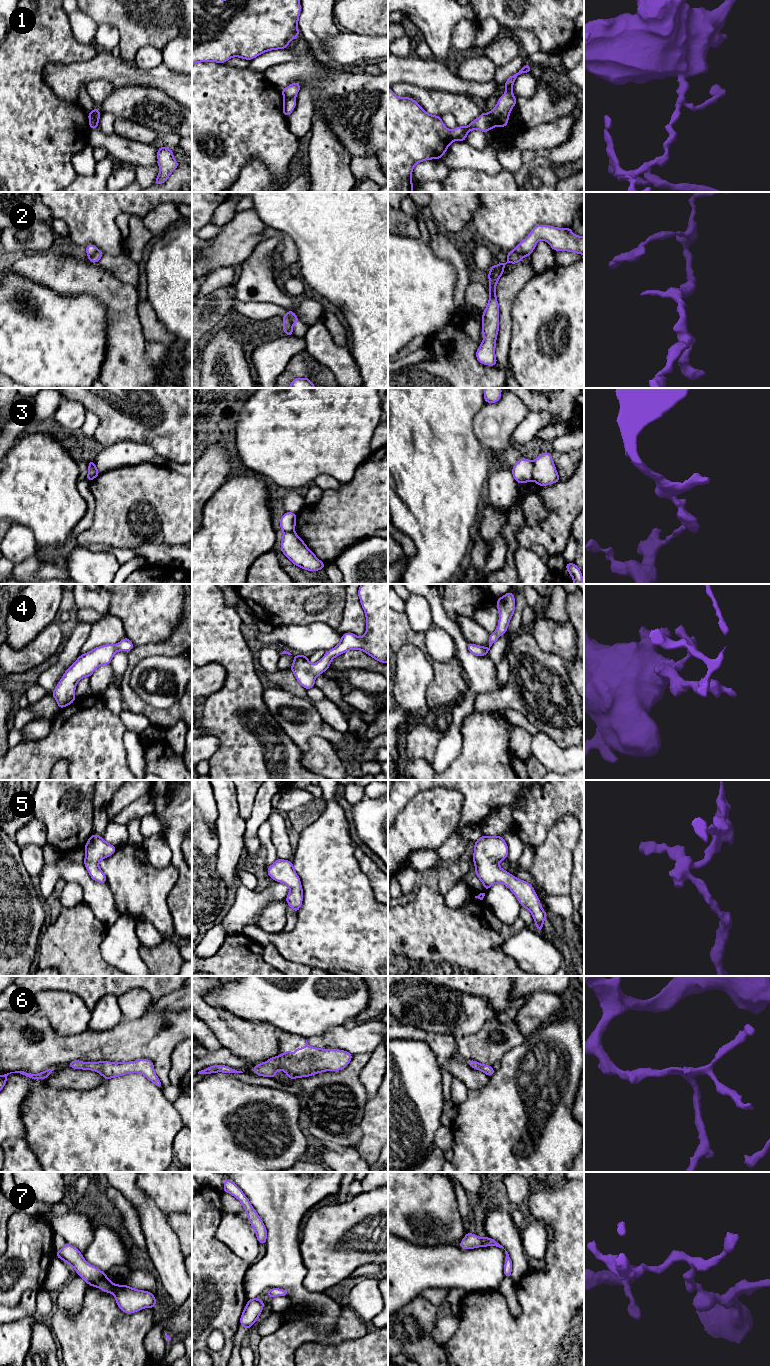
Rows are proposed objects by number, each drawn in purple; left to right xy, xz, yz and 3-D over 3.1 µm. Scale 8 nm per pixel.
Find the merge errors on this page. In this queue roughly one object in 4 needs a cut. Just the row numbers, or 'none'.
1, 2, 3

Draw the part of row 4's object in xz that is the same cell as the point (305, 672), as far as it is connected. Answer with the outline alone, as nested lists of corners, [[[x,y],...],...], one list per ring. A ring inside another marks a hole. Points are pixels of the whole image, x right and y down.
[[[361,584],[358,589],[360,603],[366,615],[366,632],[363,637],[358,637],[353,633],[344,633],[341,641],[317,663],[309,662],[306,655],[295,655],[290,670],[294,673],[297,681],[306,690],[313,688],[315,678],[330,667],[331,661],[338,655],[348,650],[362,650],[375,660],[381,663],[388,663],[388,584]]]

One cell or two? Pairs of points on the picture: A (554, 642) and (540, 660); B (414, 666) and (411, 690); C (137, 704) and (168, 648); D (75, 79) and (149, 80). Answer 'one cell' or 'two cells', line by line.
A: two cells
B: one cell
C: one cell
D: one cell

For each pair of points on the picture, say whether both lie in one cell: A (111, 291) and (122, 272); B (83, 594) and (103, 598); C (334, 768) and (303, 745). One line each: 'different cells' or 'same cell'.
A: different cells
B: same cell
C: different cells

